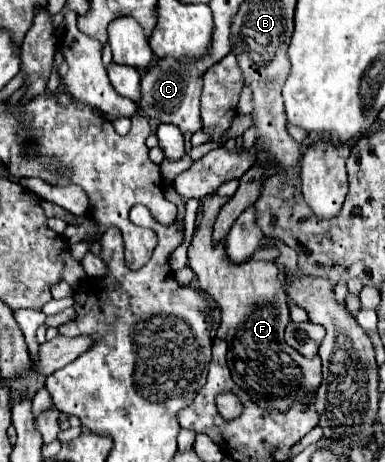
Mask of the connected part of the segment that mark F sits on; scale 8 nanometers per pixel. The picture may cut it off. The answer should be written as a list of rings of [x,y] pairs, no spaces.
[[[212,194],[210,198],[204,198],[200,202],[198,224],[196,224],[194,236],[192,236],[190,246],[188,246],[188,266],[194,270],[198,284],[200,284],[200,290],[206,292],[208,296],[212,296],[218,302],[218,306],[222,308],[222,322],[220,322],[216,336],[226,340],[226,344],[228,344],[228,368],[232,372],[234,382],[240,388],[244,388],[244,392],[248,392],[252,402],[256,402],[258,406],[262,406],[266,410],[274,410],[274,408],[286,410],[294,404],[294,400],[304,402],[306,396],[318,388],[318,384],[322,380],[320,356],[304,358],[300,352],[296,352],[294,348],[290,348],[284,342],[284,328],[290,322],[290,308],[288,308],[288,298],[286,298],[284,286],[278,278],[276,262],[260,262],[260,260],[250,258],[250,260],[236,264],[228,258],[226,248],[224,248],[224,240],[222,242],[212,240],[214,220],[226,202],[228,202],[228,198],[220,196],[220,194]]]

